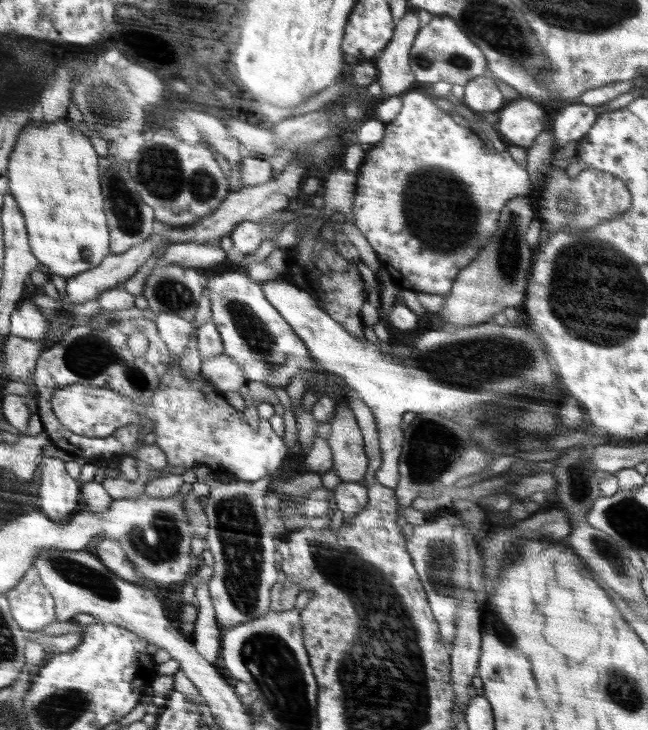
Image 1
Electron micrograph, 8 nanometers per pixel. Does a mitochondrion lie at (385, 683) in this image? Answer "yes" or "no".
yes

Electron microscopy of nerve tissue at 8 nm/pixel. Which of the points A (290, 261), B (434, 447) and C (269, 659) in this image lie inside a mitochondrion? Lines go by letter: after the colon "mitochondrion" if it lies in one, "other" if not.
A: other
B: mitochondrion
C: mitochondrion

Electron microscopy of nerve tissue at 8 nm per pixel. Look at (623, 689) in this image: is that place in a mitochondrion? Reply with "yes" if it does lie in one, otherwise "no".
yes

